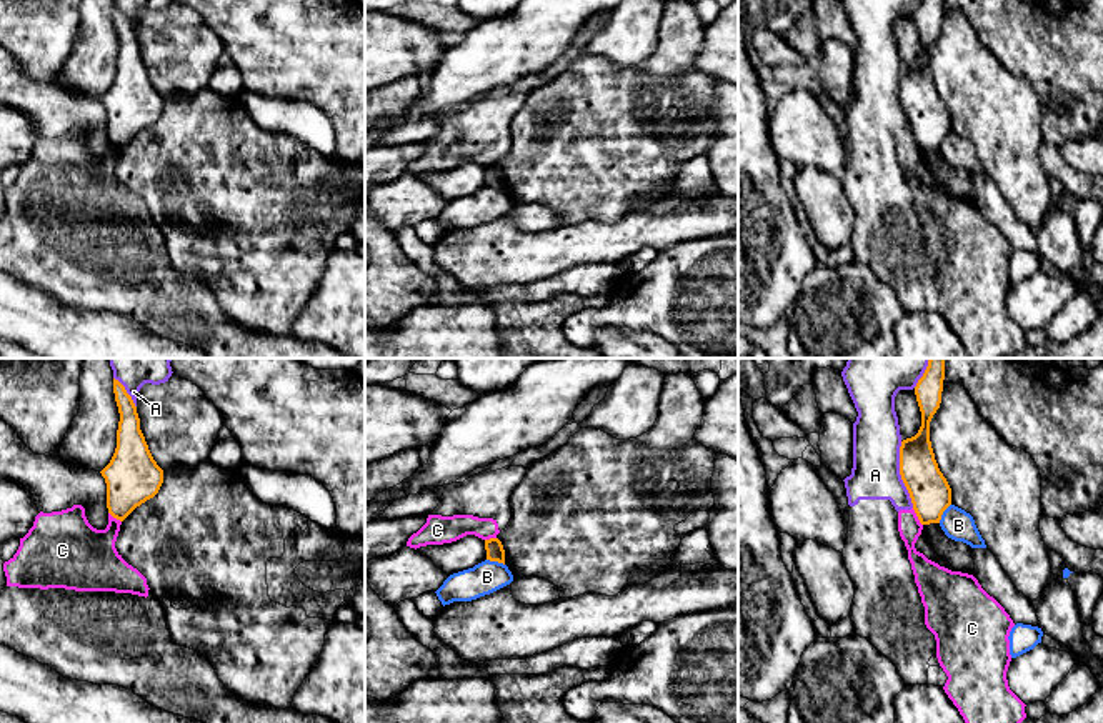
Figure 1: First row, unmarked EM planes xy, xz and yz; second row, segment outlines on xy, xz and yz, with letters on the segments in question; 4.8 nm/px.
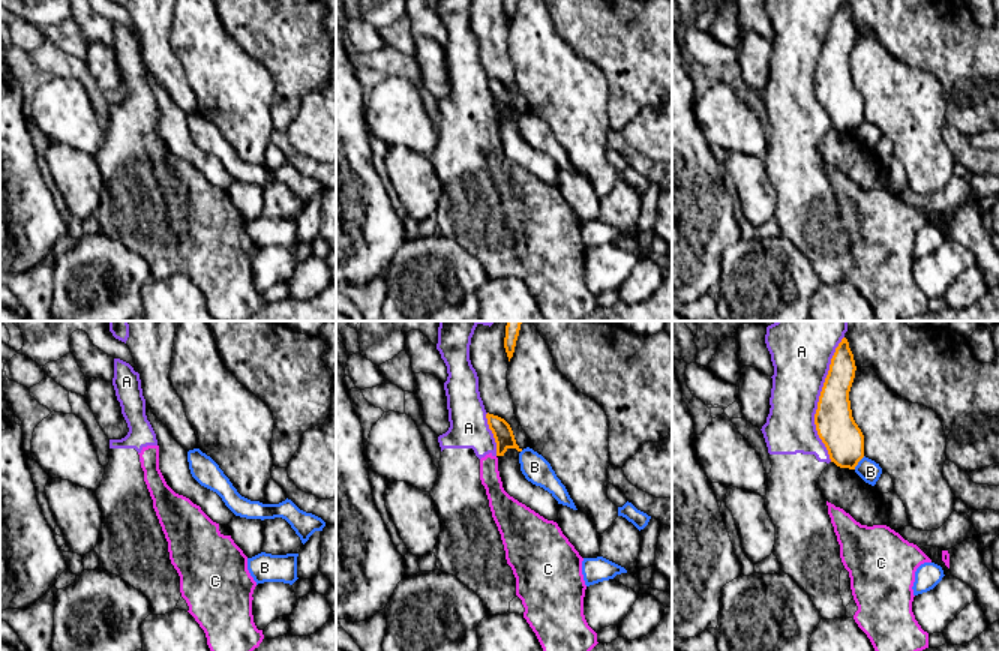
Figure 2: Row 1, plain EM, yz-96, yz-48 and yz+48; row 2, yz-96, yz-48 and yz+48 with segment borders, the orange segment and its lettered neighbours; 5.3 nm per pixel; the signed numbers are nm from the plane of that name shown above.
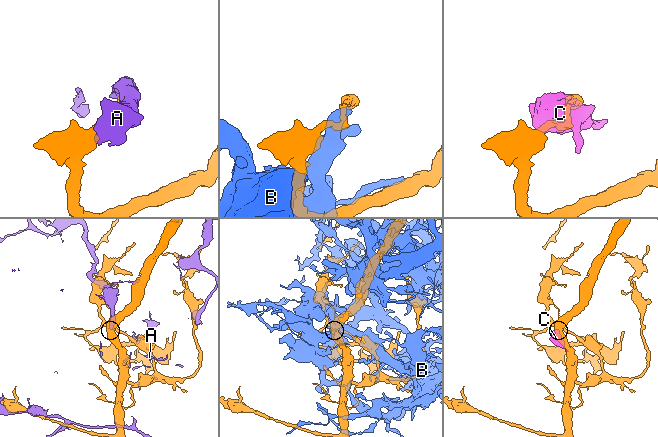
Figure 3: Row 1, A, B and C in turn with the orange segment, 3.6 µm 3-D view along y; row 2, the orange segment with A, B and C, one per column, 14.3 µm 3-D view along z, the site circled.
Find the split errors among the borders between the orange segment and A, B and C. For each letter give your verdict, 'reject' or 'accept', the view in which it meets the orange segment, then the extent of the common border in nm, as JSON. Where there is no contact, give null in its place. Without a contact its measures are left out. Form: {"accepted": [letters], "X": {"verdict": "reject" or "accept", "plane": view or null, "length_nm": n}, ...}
{"accepted": [], "A": {"verdict": "reject", "plane": "yz", "length_nm": 320}, "B": {"verdict": "reject", "plane": "yz", "length_nm": 110}, "C": {"verdict": "reject", "plane": "yz", "length_nm": 100}}

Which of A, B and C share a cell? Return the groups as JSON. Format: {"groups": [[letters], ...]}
{"groups": [["A", "C"], ["B"]]}

